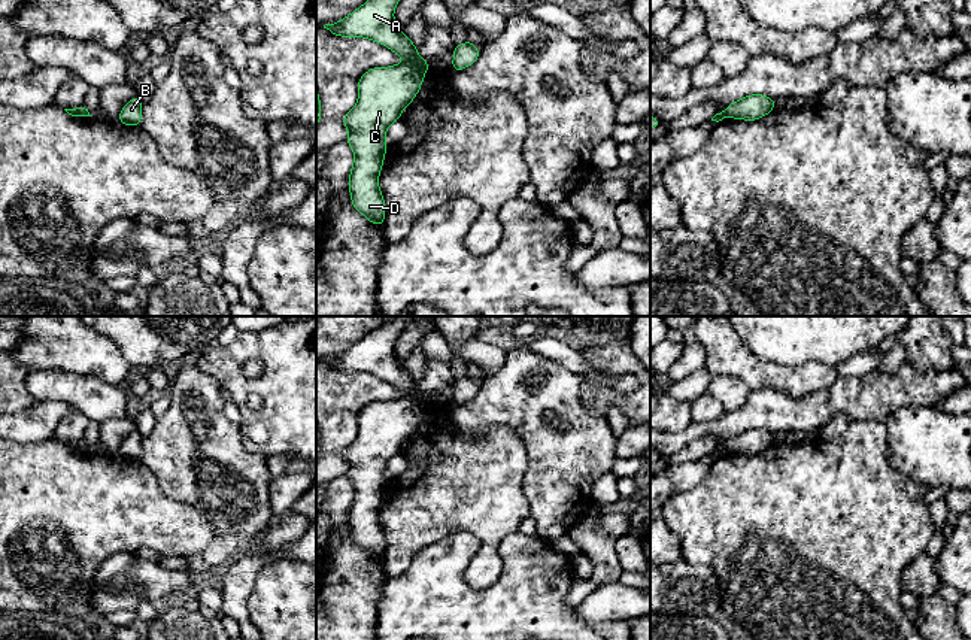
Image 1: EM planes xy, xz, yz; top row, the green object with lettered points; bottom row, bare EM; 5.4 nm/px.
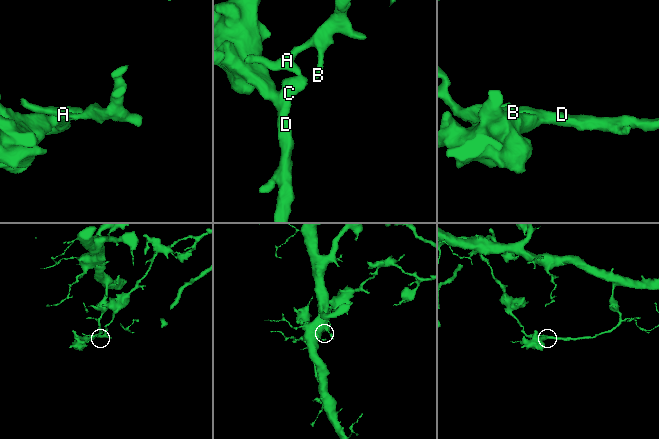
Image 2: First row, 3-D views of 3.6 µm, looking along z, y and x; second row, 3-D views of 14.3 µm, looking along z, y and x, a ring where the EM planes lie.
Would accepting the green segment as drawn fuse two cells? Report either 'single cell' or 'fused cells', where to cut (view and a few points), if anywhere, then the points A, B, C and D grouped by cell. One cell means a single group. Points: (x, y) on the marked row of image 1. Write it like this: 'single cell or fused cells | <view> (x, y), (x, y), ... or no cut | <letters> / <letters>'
fused cells | xz (418, 55), (406, 60) | A B / C D

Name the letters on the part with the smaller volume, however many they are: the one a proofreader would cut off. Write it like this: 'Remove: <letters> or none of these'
Remove: A, B

